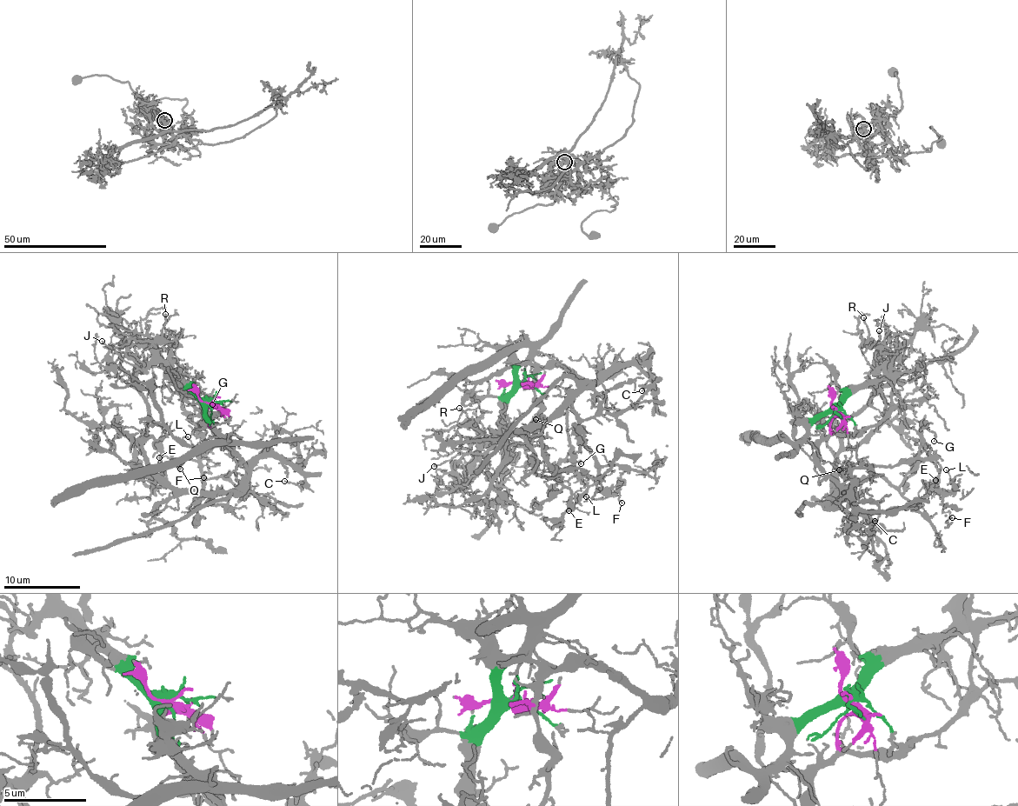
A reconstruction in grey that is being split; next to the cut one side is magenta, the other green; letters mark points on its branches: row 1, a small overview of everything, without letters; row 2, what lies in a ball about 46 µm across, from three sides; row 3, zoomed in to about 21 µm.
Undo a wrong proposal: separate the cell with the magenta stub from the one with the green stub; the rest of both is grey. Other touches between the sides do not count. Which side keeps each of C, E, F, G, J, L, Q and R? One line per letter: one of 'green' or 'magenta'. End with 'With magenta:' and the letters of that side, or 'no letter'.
C: magenta
E: magenta
F: magenta
G: magenta
J: green
L: magenta
Q: magenta
R: green
With magenta: C, E, F, G, L, Q

